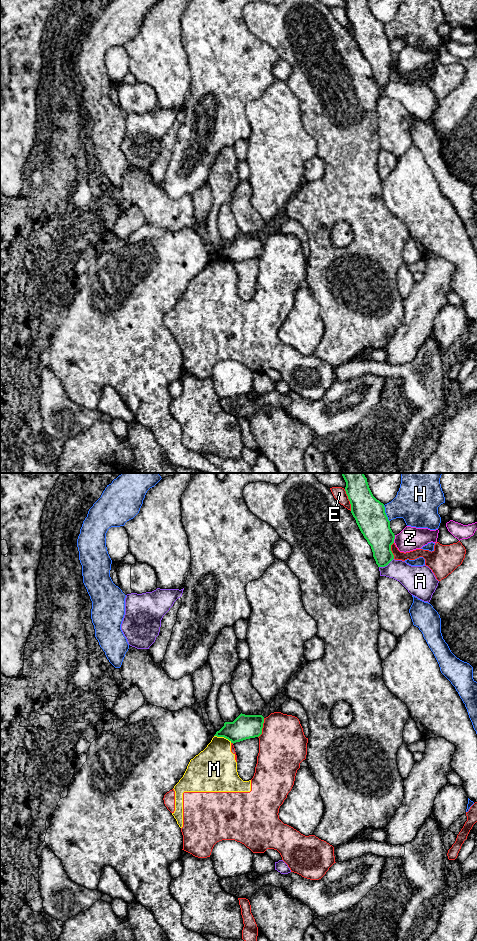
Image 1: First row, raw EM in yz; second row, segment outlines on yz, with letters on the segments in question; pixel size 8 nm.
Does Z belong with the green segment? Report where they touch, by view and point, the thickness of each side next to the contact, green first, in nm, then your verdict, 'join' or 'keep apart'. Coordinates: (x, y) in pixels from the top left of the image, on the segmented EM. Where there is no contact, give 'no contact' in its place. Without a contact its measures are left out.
contact yz (394, 538); calibres 240 and 190 nm; keep apart

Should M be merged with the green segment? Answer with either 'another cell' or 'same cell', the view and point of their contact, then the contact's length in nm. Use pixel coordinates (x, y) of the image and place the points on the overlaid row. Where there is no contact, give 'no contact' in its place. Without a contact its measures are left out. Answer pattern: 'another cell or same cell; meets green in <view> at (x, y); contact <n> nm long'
another cell; meets green in yz at (223, 736); contact 160 nm long

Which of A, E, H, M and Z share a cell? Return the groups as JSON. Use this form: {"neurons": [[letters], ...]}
{"neurons": [["A", "Z"], ["E", "M"], ["H"]]}

